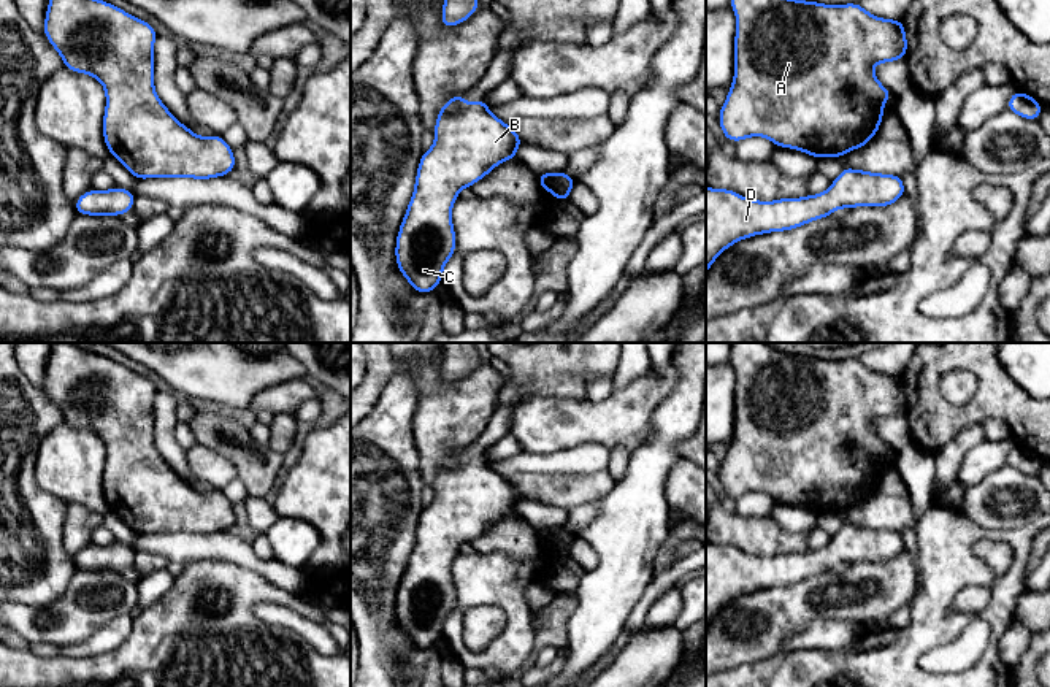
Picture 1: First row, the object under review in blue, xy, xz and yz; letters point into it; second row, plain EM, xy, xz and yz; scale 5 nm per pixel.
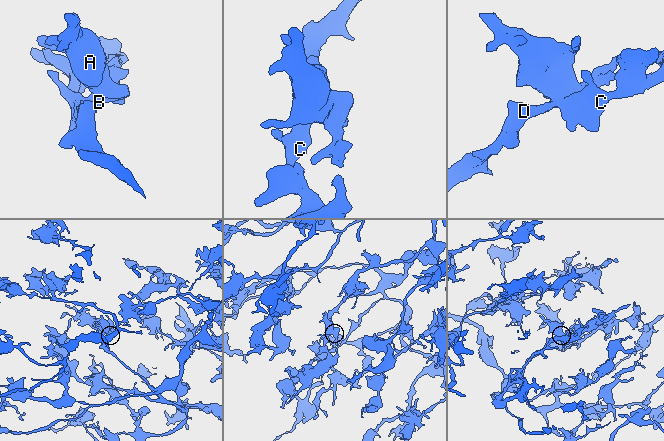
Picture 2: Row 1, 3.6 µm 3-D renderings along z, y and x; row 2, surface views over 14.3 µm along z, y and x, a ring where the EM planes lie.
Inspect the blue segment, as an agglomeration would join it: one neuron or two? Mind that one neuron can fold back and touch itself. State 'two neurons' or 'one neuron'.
one neuron

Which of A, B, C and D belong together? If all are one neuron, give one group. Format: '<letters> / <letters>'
A B C D

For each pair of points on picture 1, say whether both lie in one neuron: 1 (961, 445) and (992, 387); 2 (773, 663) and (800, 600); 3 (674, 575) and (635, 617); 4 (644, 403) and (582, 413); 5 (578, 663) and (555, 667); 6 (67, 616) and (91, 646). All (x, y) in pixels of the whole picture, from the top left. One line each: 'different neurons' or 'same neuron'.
1: different neurons
2: different neurons
3: same neuron
4: same neuron
5: different neurons
6: different neurons

